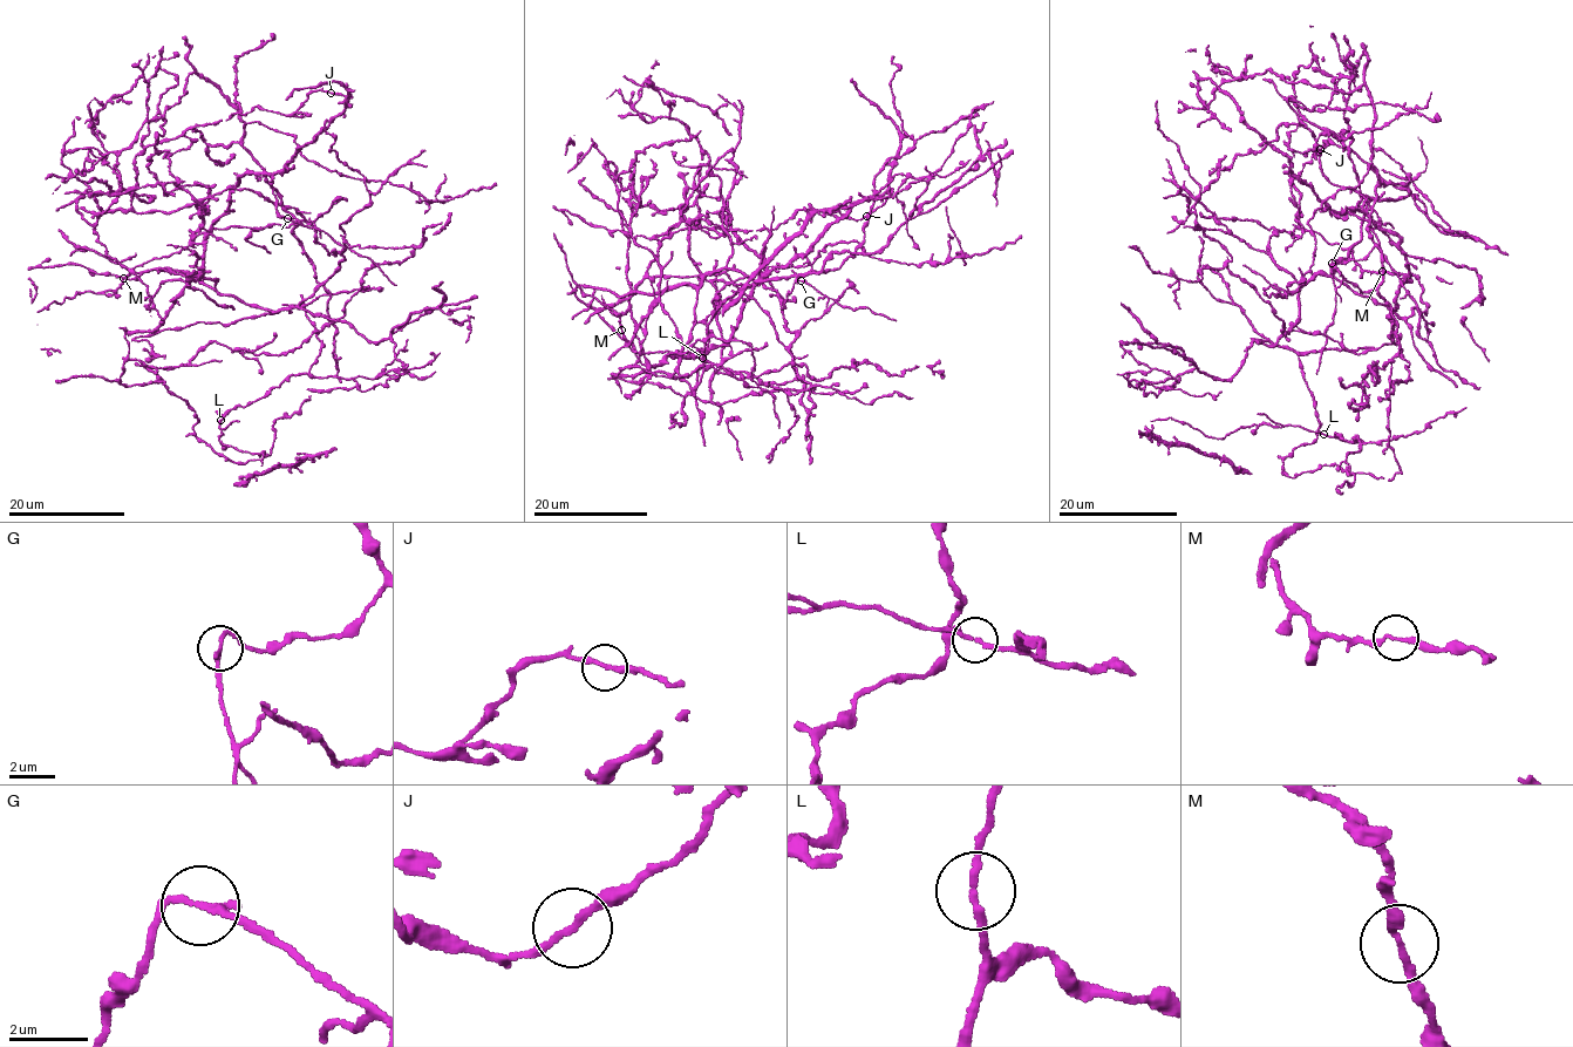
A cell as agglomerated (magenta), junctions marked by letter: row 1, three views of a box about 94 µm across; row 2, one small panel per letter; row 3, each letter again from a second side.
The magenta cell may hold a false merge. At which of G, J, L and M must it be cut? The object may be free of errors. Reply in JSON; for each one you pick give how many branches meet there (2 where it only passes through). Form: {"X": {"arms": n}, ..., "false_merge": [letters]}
{"G": {"arms": 2}, "false_merge": ["G"]}

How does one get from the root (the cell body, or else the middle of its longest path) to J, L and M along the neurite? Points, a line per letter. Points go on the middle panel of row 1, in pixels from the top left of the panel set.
J: (692, 357), (727, 341), (750, 299), (724, 273), (648, 276), (661, 239), (771, 230), (803, 209), (866, 216)
L: (692, 357), (617, 375), (721, 405), (812, 387), (814, 407), (799, 417), (783, 391), (751, 386), (702, 358)
M: (692, 357), (727, 341), (755, 299), (796, 376), (771, 383), (689, 355), (640, 353), (621, 330)

